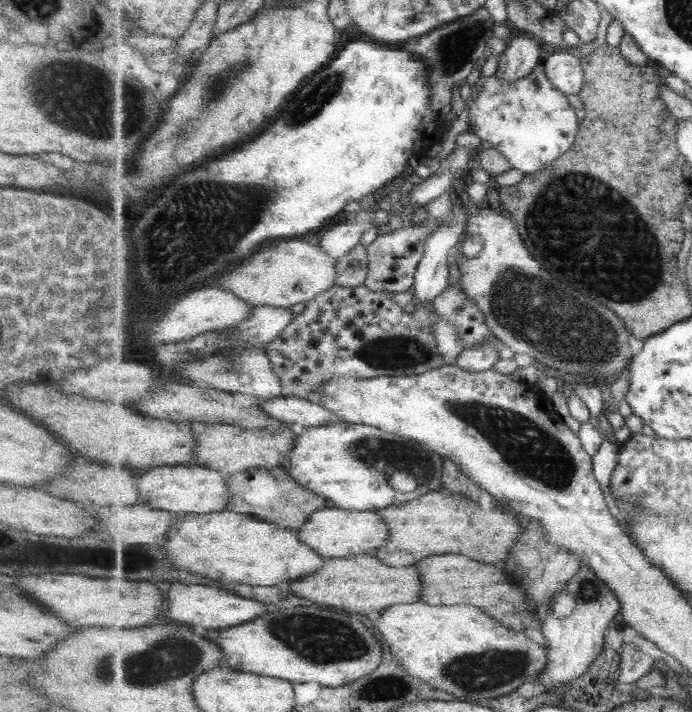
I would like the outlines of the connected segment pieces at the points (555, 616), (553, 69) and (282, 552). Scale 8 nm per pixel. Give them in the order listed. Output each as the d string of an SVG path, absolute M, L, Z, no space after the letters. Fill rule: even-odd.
M584 565L571 582L555 595L545 612L542 634L546 639L548 663L537 676L538 685L551 688L581 678L591 668L593 660L599 658L604 651L606 632L613 625L612 620L620 612L620 608L616 593L612 592L604 580L594 576L590 566Z
M567 50L552 51L543 59L545 70L551 81L565 94L579 94L584 87L584 65L581 59Z
M223 509L219 512L189 513L172 524L165 550L181 570L201 574L219 582L241 582L249 586L279 586L279 582L312 575L324 567L325 558L303 540L297 529L283 528L253 515Z

